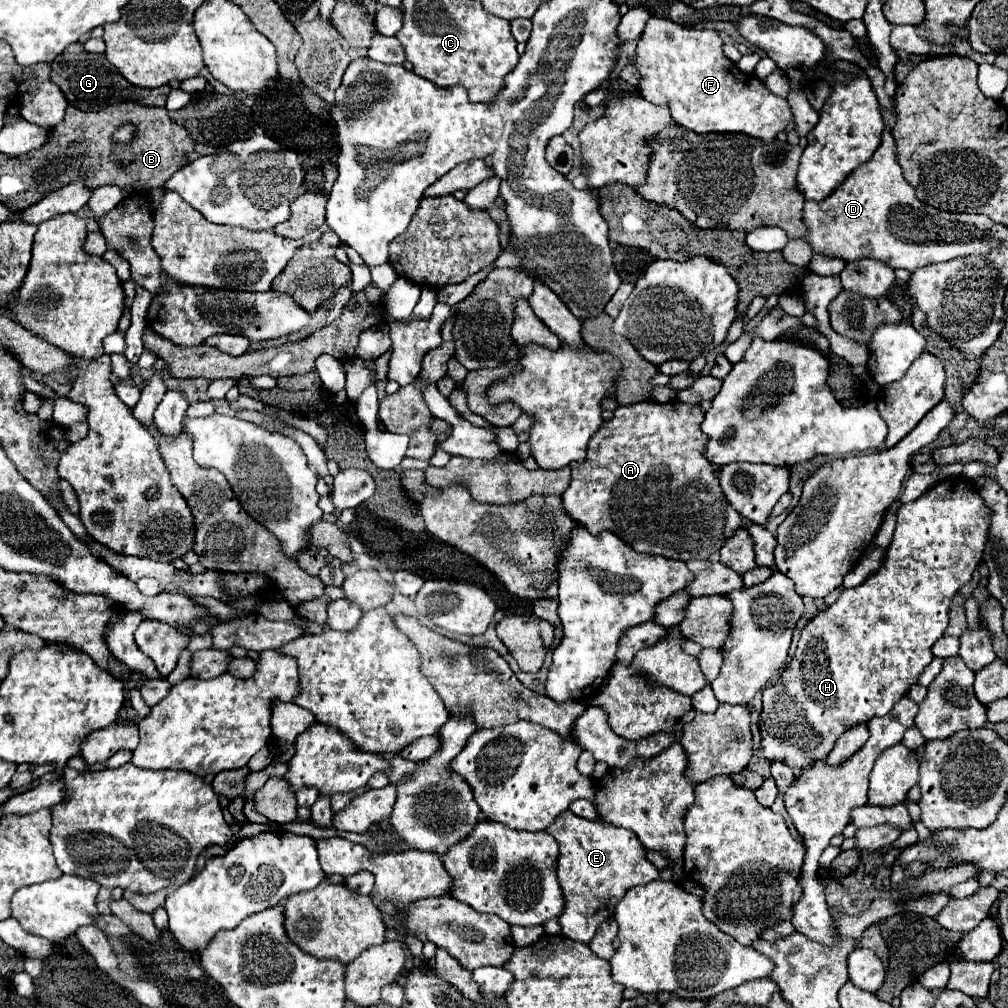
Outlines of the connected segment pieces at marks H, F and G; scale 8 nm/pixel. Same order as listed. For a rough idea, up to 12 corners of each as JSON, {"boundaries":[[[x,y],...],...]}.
{"boundaries":[[[901,504],[881,568],[763,690],[761,758],[807,768],[933,660],[989,510]],[[651,18],[641,96],[693,132],[771,142],[785,98],[743,74],[715,30]],[[69,44],[51,64],[71,106],[165,106],[169,86],[131,86],[103,54]]]}

